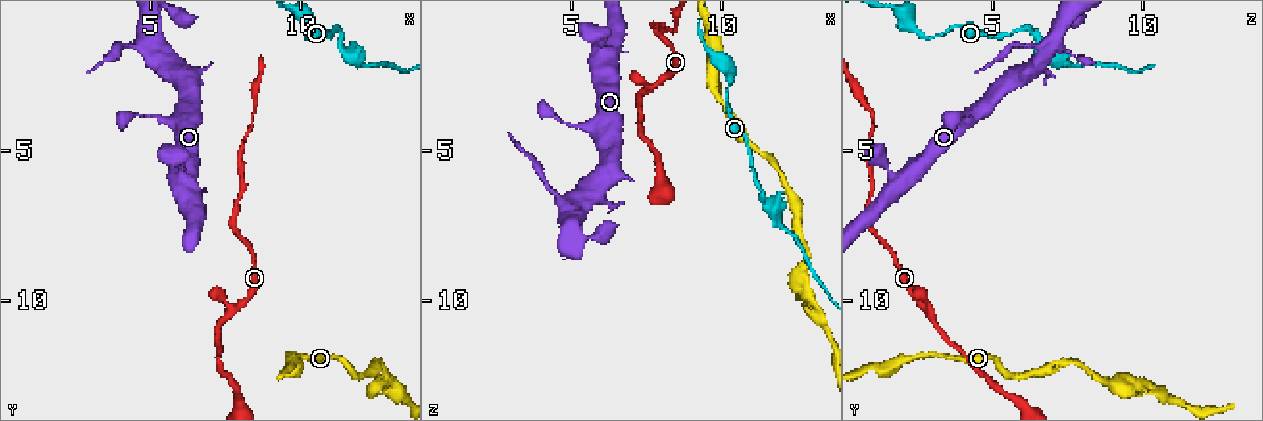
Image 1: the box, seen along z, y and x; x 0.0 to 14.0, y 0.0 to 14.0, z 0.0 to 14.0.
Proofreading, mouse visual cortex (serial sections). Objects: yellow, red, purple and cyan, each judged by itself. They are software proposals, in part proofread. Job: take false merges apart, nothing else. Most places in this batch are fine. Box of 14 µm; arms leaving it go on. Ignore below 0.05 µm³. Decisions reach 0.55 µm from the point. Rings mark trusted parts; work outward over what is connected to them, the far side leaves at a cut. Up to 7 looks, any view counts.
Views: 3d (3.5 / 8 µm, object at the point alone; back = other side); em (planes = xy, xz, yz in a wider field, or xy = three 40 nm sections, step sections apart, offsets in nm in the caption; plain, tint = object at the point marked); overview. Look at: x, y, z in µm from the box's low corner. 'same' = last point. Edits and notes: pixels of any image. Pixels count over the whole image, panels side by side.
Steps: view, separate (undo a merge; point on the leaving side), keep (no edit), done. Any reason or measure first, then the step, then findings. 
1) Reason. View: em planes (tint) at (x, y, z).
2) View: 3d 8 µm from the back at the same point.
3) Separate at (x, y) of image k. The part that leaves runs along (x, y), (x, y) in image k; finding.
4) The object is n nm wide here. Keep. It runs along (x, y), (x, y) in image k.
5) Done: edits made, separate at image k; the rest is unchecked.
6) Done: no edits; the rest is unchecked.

Branch point. View: 3d 3.5 µm at (11.6, 1.9, 7.0).

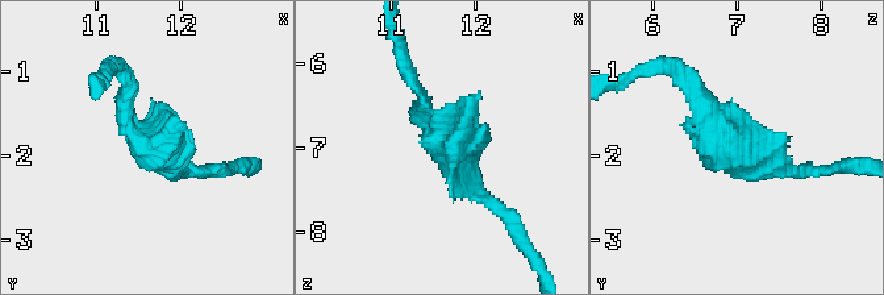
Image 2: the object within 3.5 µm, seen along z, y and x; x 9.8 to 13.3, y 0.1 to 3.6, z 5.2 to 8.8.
View: em xy step 2 (tint) at (11.65, 1.85, 6.90).

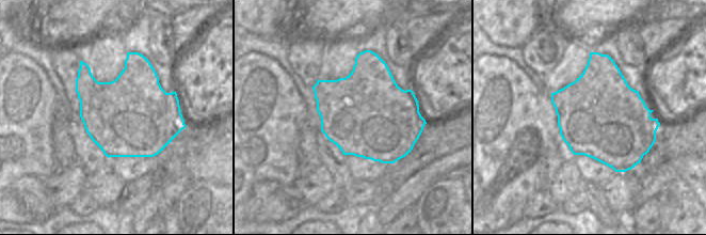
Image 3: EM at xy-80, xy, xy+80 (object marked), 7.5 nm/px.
Another direction. View: em xy step 5 (tint) at the same point.

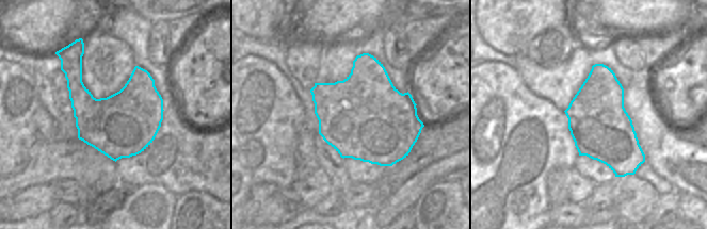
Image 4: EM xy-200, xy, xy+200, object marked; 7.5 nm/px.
Keep. It runs along (680, 74), (751, 167), (792, 171) in image 2; all the same cell.

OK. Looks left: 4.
Three arms meet. View: 3d 3.5 µm from the back at (7.8, 10.3, 2.9).

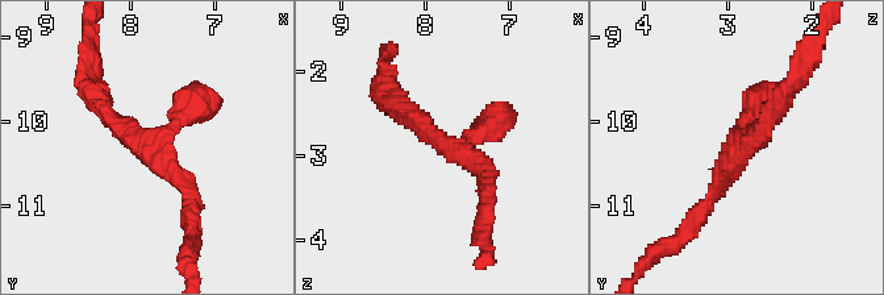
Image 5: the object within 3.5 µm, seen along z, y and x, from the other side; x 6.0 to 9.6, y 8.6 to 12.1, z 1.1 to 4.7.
3 arms meet here; the arms are 200, 250, 300 nm wide. View: em xy step 2 (tint) at (7.80, 10.35, 2.90).

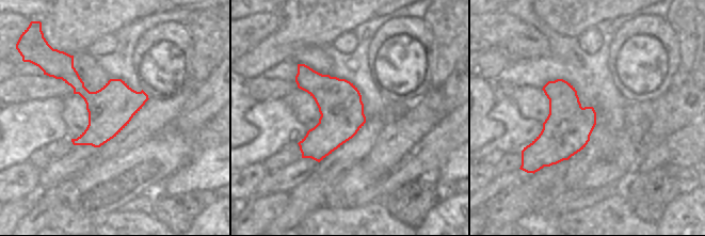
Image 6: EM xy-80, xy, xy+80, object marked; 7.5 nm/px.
Keep. It runs along (95, 94), (179, 175), (191, 211) in image 5; all the same cell.

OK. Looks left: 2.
Abrupt turn. View: 3d 3.5 µm from the back at (12.5, 12.9, 9.6).

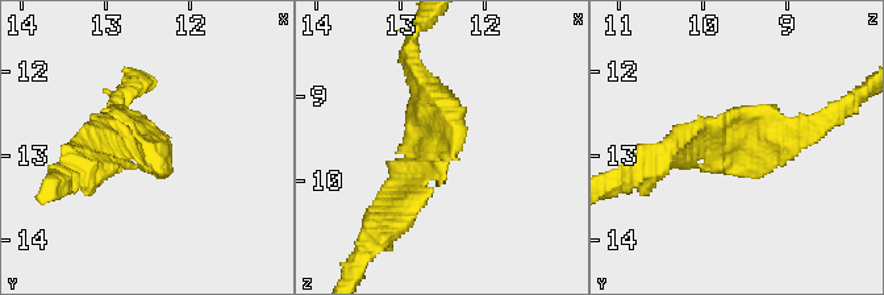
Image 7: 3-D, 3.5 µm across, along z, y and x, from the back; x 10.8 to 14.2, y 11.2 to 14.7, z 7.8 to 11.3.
View: em xy step 3 (tint) at (12.50, 12.85, 9.50).

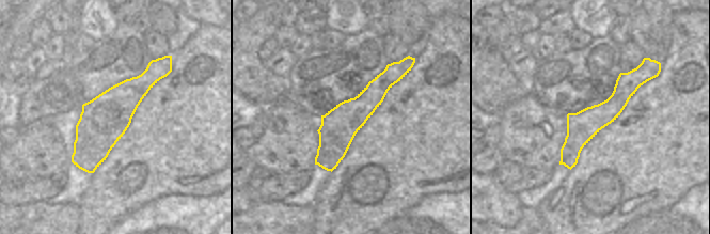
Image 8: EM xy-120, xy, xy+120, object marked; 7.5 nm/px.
Keep. It runs along (155, 62), (78, 164) in image 8; continuous, no second cell.

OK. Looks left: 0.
Done: no edits; the rest is unchecked.

